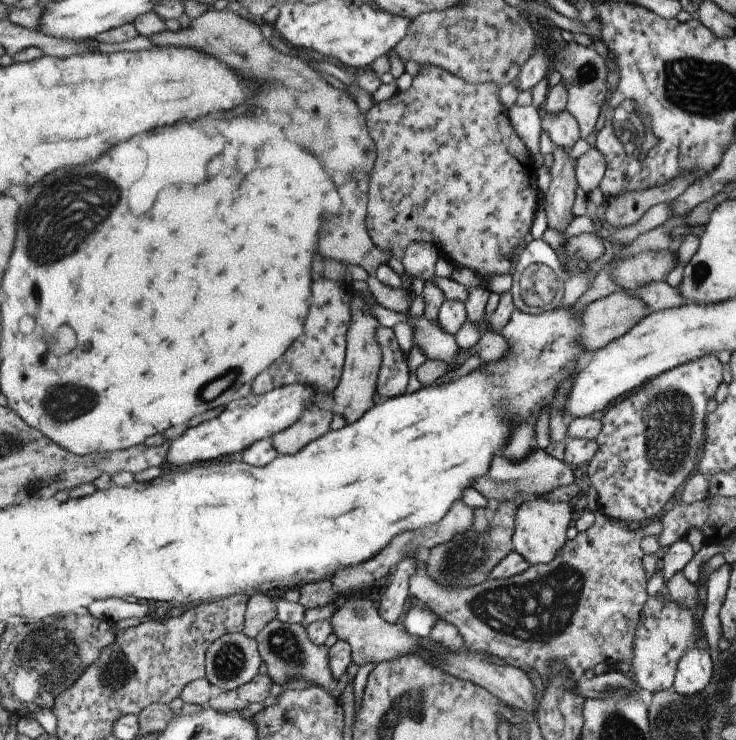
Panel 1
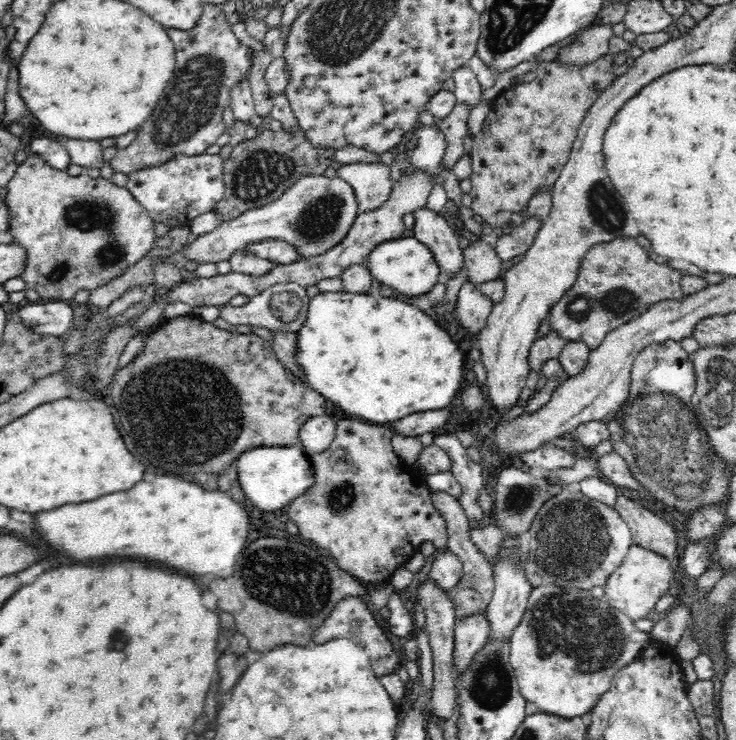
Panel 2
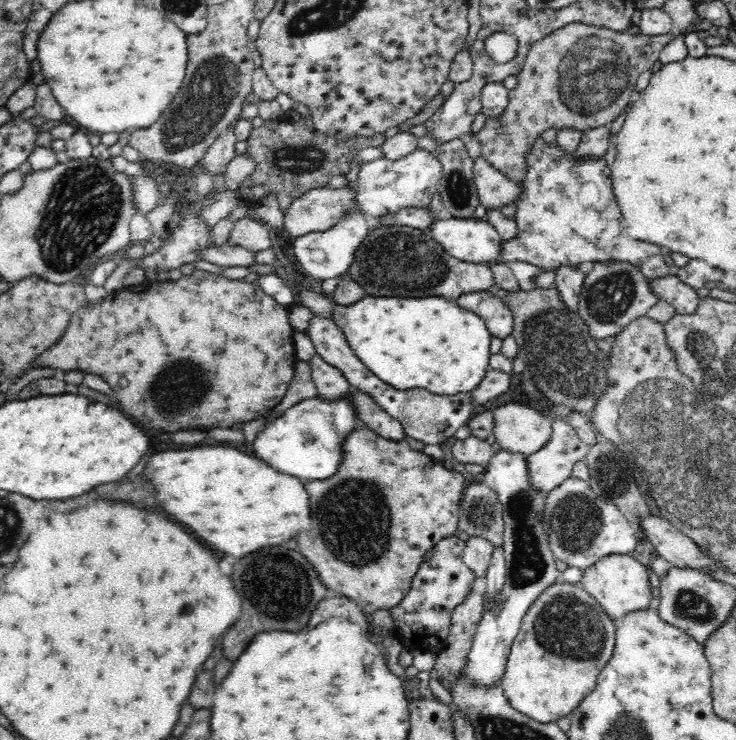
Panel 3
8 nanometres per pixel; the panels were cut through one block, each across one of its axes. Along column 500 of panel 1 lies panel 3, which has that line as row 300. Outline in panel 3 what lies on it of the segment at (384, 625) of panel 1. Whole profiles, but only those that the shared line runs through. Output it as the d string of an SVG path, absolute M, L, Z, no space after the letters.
M678 276L650 280L648 288L658 300L666 300L670 306L674 306L676 314L694 314L696 312L698 294L692 286L678 280Z

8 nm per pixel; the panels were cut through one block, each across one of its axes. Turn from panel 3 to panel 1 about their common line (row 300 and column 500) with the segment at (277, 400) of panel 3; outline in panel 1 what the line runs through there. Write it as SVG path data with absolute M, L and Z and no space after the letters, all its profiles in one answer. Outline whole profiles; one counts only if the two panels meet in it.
M421 66L419 74L415 76L411 88L407 92L395 92L391 100L385 100L381 104L375 104L371 108L371 112L367 114L367 120L369 120L369 130L371 130L371 138L373 142L377 144L377 166L375 166L375 172L371 174L371 186L367 188L369 192L369 206L367 206L367 228L371 232L371 238L373 242L383 248L385 252L391 252L395 258L403 258L407 248L415 242L423 242L423 244L435 244L441 254L453 262L455 268L459 270L473 270L477 274L481 274L485 280L491 280L491 278L497 278L497 276L509 276L513 274L513 252L517 254L523 240L525 240L525 234L529 232L529 226L531 226L531 218L533 218L533 212L537 208L537 188L535 186L535 170L533 166L527 162L527 156L529 156L529 150L523 142L523 138L519 136L519 132L515 130L513 122L511 122L511 116L509 116L509 110L503 106L501 98L499 98L499 90L501 90L501 84L497 82L489 82L489 84L471 84L471 82L465 82L461 76L455 76L453 72L445 70L445 68L439 68L439 66Z

